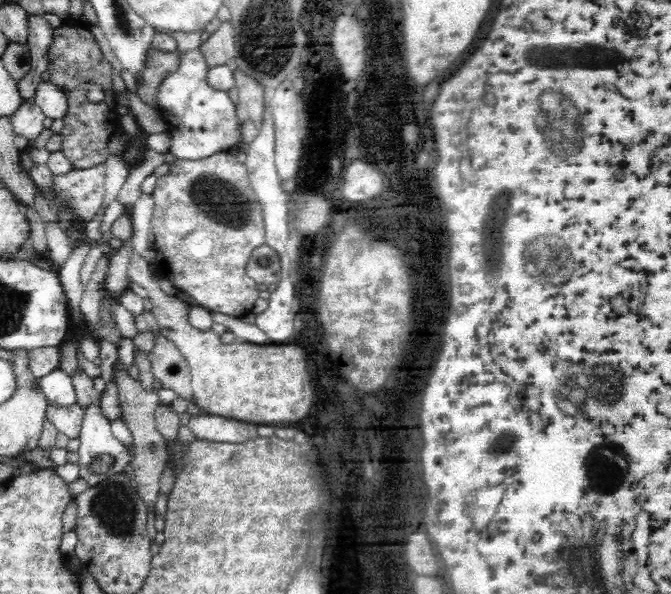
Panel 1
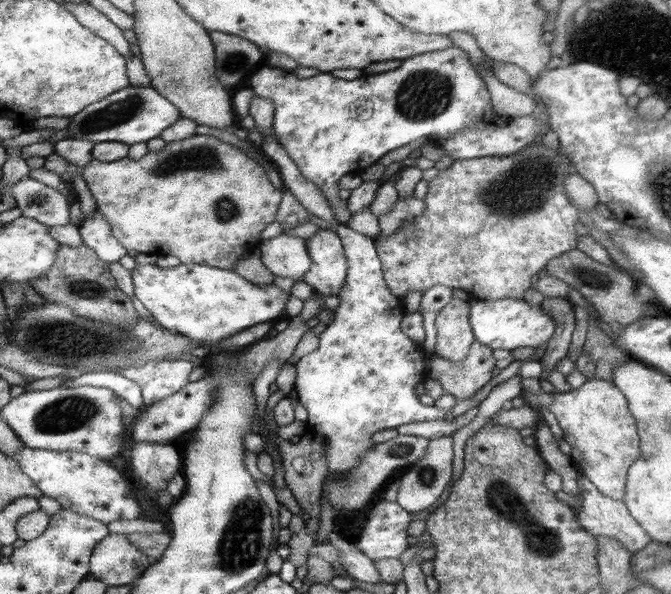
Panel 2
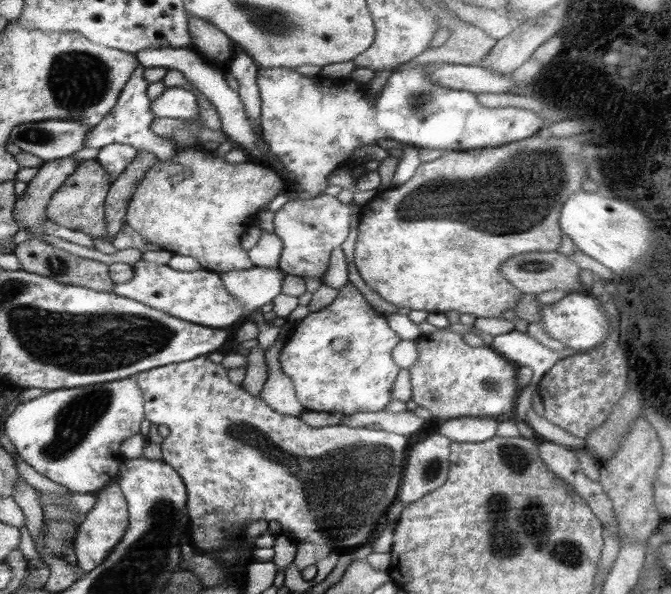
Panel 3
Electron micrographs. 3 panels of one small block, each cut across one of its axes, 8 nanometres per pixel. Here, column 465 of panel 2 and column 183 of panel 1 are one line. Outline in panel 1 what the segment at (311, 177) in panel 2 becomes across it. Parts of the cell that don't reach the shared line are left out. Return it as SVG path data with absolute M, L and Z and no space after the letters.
M200 47L177 53L179 67L161 80L155 94L155 104L168 114L170 129L182 130L182 134L171 134L169 152L180 160L203 160L215 153L228 151L238 144L242 115L232 103L226 91L216 90L208 85L204 54Z

